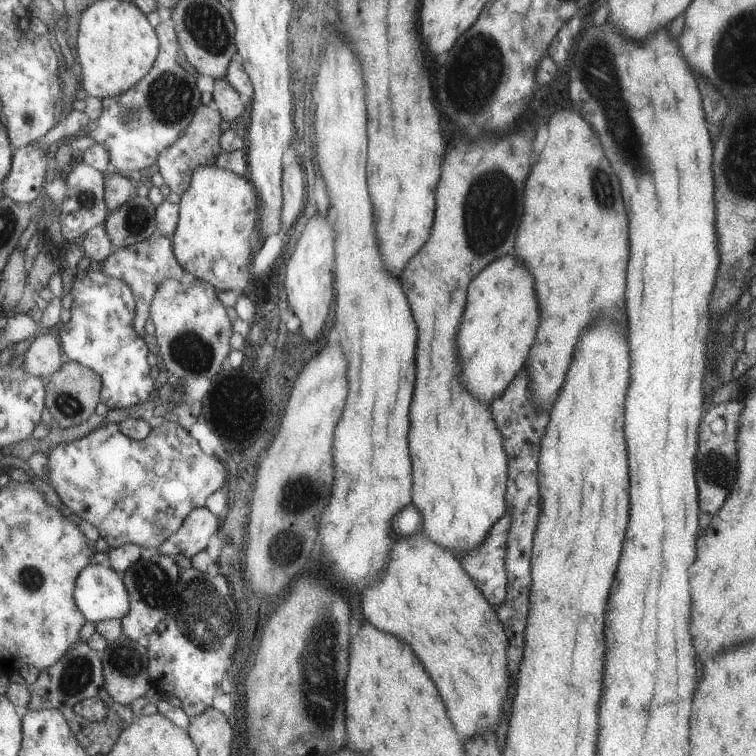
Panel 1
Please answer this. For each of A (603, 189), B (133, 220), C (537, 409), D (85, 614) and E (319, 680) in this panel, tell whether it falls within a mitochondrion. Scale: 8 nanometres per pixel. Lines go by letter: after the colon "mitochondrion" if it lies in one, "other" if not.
A: mitochondrion
B: mitochondrion
C: other
D: other
E: mitochondrion

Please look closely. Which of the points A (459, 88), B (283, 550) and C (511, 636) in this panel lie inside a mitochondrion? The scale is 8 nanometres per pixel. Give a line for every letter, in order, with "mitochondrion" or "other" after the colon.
A: mitochondrion
B: mitochondrion
C: other

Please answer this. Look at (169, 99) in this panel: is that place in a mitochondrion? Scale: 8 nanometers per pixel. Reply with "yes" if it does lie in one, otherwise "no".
yes

